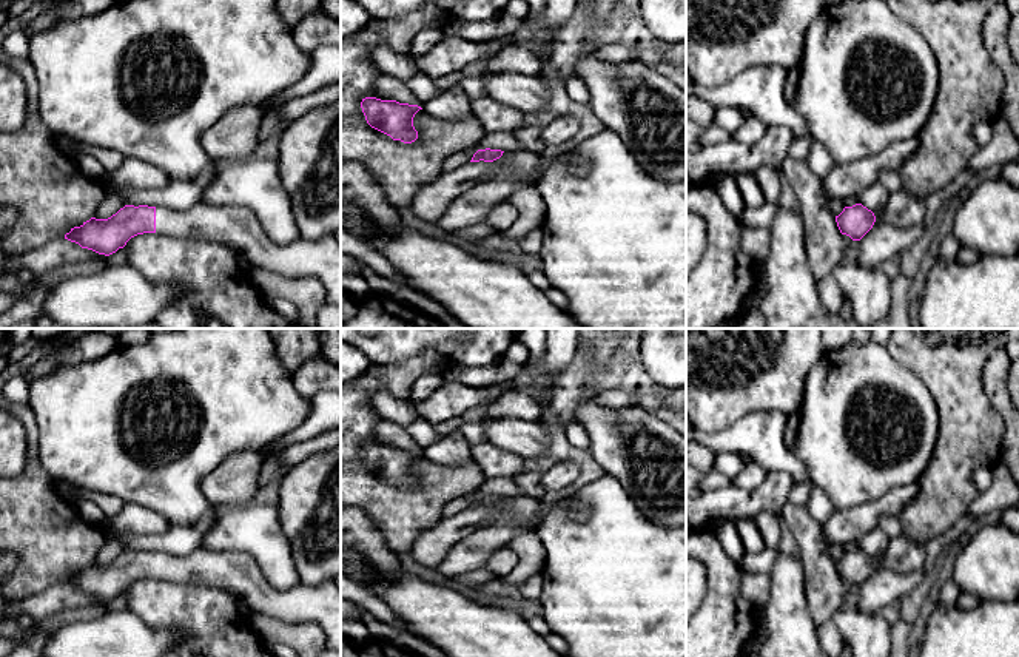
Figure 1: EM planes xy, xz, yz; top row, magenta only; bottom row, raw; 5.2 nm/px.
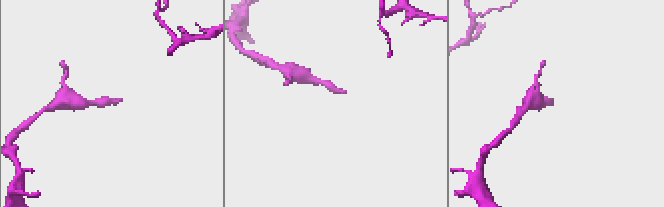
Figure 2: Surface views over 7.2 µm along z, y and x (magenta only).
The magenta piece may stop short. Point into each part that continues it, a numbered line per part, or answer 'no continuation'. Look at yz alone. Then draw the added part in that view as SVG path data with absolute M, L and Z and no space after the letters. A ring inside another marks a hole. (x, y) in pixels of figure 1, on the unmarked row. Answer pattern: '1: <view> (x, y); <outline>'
no continuation

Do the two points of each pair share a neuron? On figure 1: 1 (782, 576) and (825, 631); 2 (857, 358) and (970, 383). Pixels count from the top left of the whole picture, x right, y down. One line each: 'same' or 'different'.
1: different
2: different

